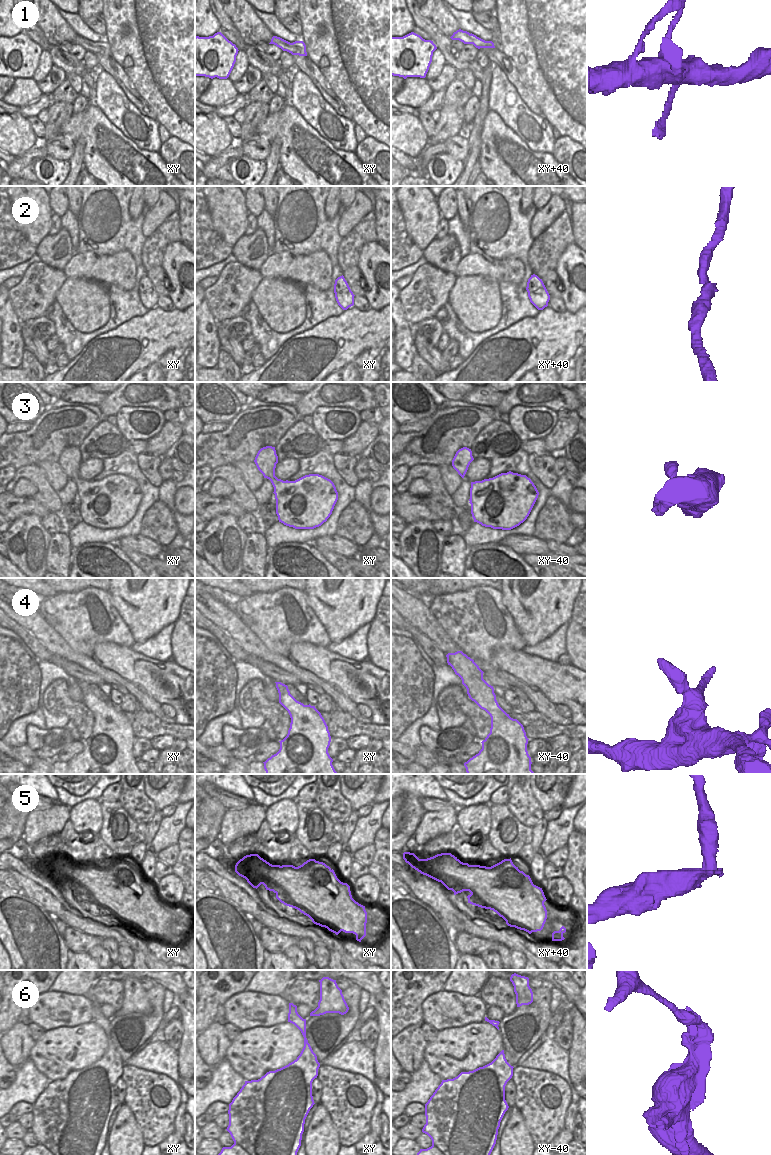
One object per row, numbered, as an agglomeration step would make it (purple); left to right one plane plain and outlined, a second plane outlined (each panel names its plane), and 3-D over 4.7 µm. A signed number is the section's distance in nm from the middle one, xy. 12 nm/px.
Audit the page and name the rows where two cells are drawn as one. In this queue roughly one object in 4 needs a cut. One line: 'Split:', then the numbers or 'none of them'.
Split: 1, 5, 6

